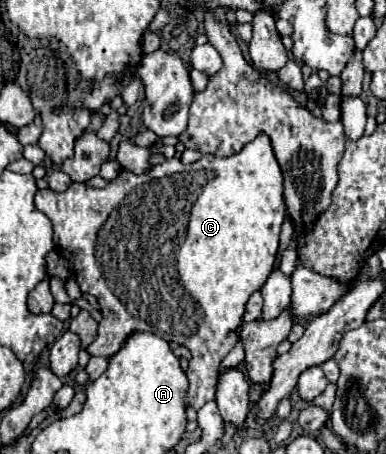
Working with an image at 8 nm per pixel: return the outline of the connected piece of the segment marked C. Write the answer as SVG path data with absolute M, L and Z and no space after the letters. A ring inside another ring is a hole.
M259 135L231 157L205 155L195 165L183 165L173 157L141 175L123 169L119 177L103 189L83 183L71 183L63 193L41 189L35 195L35 205L51 219L55 249L73 263L81 291L93 295L101 305L103 319L97 339L87 347L87 353L111 357L123 347L123 341L127 341L131 333L155 333L191 351L187 371L189 405L199 409L207 401L213 401L219 363L239 341L237 329L243 319L245 303L265 285L273 271L279 231L287 215L283 175L269 137ZM171 295L177 297L175 307L169 307L163 299Z

